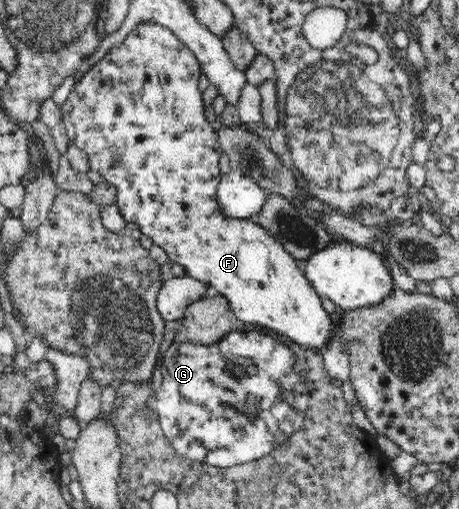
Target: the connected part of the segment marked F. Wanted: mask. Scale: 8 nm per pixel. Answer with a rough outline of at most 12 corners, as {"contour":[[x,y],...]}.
{"contour":[[133,29],[60,107],[116,205],[240,321],[322,353],[283,245],[218,209],[194,53]]}

